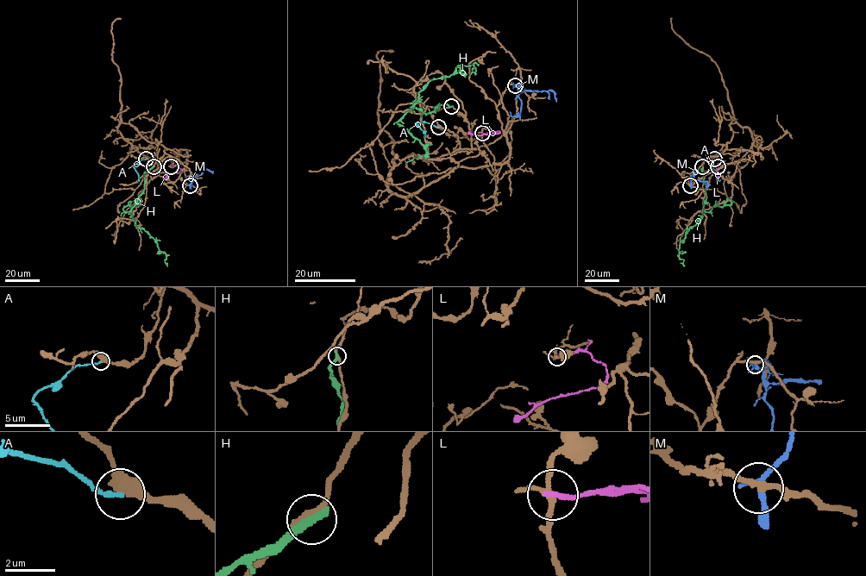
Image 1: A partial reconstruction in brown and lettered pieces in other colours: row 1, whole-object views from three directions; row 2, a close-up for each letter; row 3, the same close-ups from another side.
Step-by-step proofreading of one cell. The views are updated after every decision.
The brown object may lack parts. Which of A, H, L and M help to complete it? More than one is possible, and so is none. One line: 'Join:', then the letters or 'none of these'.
Join: A

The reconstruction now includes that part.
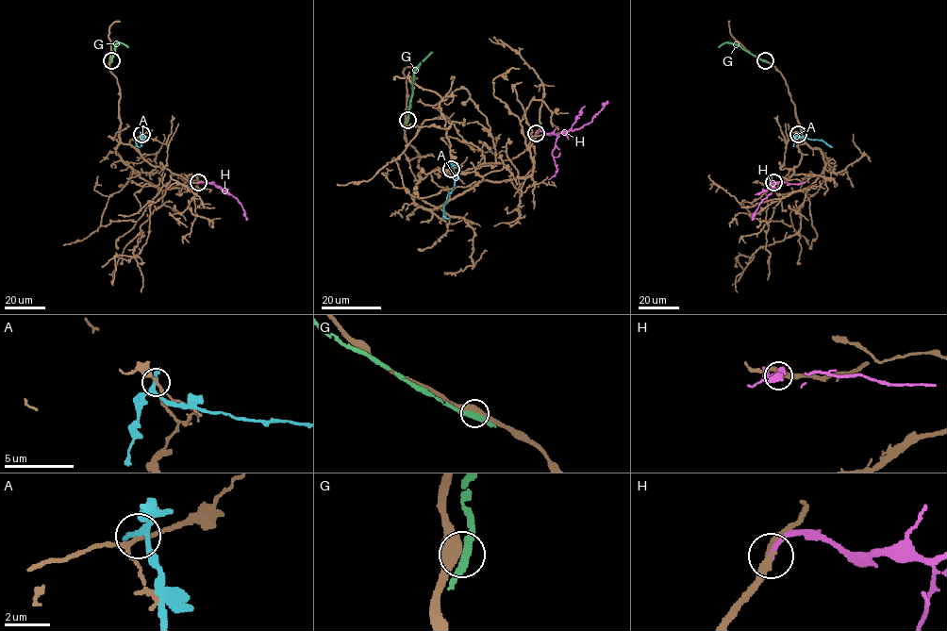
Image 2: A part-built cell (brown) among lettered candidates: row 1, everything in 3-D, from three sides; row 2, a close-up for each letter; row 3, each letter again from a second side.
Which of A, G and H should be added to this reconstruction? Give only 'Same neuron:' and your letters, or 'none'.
Same neuron: H

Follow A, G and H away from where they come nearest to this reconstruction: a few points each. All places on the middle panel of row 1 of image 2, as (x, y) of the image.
A: (451, 169), (454, 187), (443, 207), (444, 216), (450, 219)
G: (407, 120), (414, 70), (432, 52)
H: (536, 133), (543, 131), (557, 134), (581, 127), (606, 101)

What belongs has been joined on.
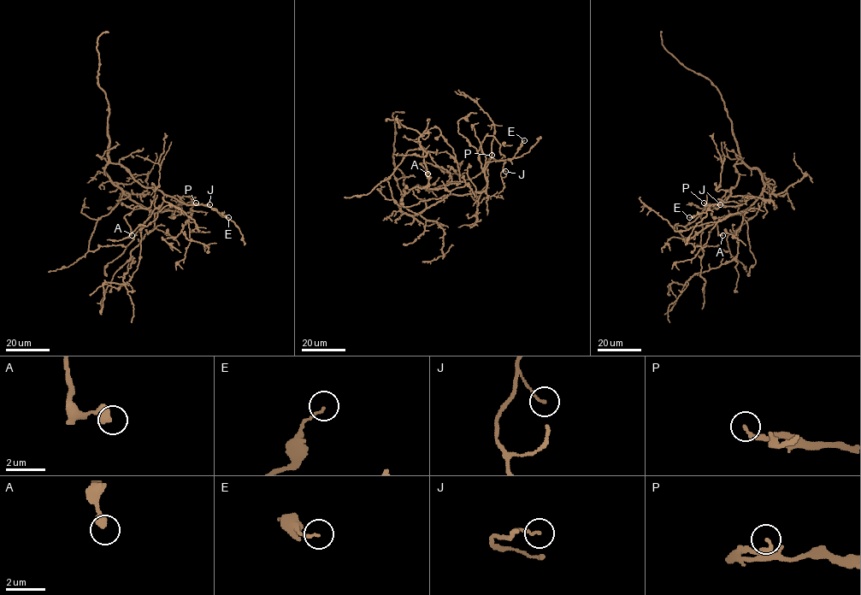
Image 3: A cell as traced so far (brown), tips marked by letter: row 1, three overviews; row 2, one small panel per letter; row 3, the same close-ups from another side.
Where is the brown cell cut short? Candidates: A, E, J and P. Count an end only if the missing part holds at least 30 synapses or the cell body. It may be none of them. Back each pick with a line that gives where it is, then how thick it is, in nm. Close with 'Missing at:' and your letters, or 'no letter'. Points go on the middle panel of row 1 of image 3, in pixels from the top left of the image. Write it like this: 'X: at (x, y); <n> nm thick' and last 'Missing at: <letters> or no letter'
P: at (492, 155); 200 nm thick
Missing at: P

